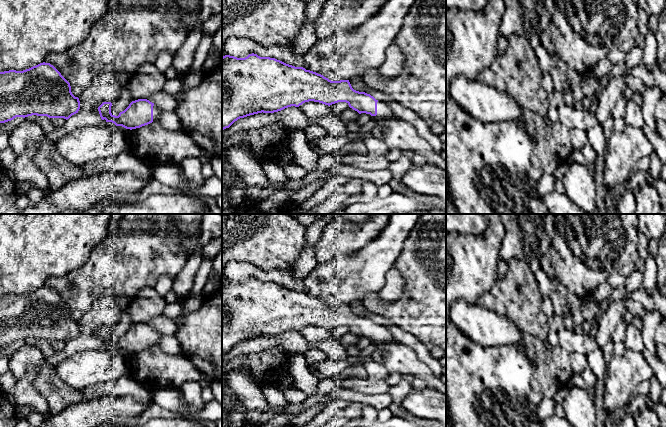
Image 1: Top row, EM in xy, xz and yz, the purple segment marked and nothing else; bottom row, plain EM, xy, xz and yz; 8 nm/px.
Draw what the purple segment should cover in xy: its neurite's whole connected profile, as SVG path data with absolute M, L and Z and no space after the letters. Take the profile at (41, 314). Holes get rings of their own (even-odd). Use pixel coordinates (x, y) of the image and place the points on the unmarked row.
M43 286L23 295L9 294L0 296L0 347L11 345L16 341L25 342L32 339L67 344L78 337L79 333L79 322L72 318L70 307L50 287Z

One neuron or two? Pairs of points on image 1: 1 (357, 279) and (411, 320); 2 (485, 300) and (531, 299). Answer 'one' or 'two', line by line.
1: two
2: one

